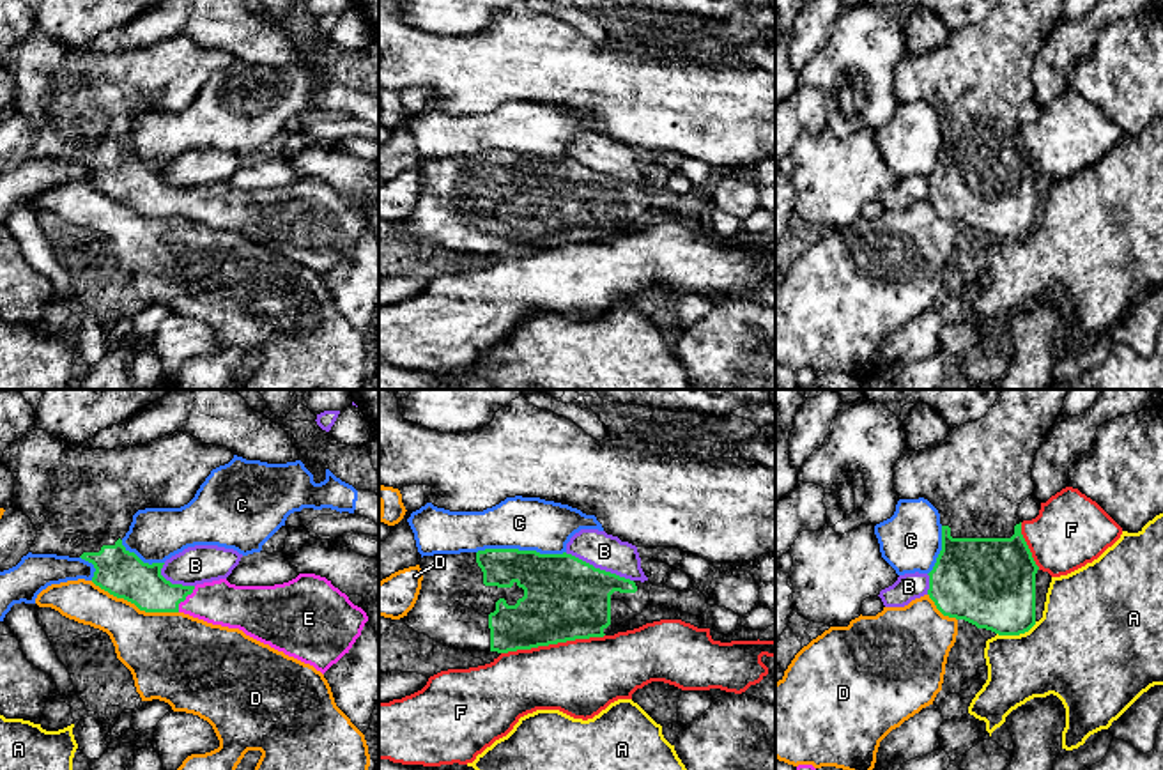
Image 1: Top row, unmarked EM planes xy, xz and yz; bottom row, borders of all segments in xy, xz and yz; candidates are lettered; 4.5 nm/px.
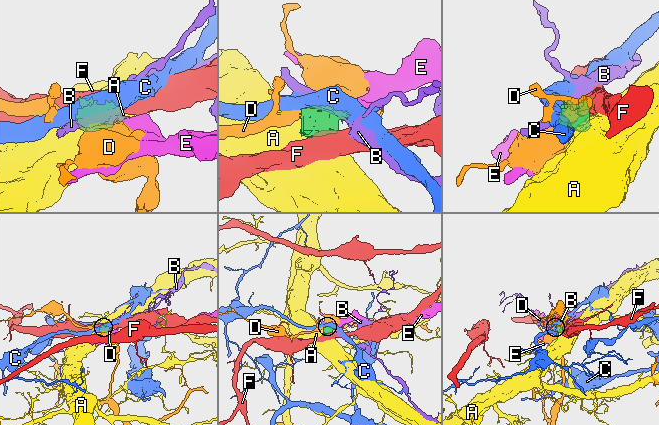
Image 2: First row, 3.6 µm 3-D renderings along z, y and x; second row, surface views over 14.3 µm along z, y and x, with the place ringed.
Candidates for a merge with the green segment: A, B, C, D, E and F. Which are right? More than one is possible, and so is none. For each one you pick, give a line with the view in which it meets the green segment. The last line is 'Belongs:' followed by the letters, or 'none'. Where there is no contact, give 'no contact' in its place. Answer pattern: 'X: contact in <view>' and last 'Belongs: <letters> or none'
E: contact in xy
Belongs: E

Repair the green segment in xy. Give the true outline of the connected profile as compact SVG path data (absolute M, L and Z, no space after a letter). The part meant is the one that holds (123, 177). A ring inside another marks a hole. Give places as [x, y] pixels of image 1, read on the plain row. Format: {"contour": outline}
{"contour": "M37 32L11 46L2 67L14 81L11 112L21 113L37 133L28 156L81 161L94 168L96 189L140 214L184 216L212 228L239 232L324 278L349 257L368 225L366 216L326 181L299 177L274 189L235 189L227 182L182 189L161 179L165 166L143 166L122 149L138 113L188 108L211 74L232 62L228 51L205 48L188 35L173 35L129 51L89 53Z"}

